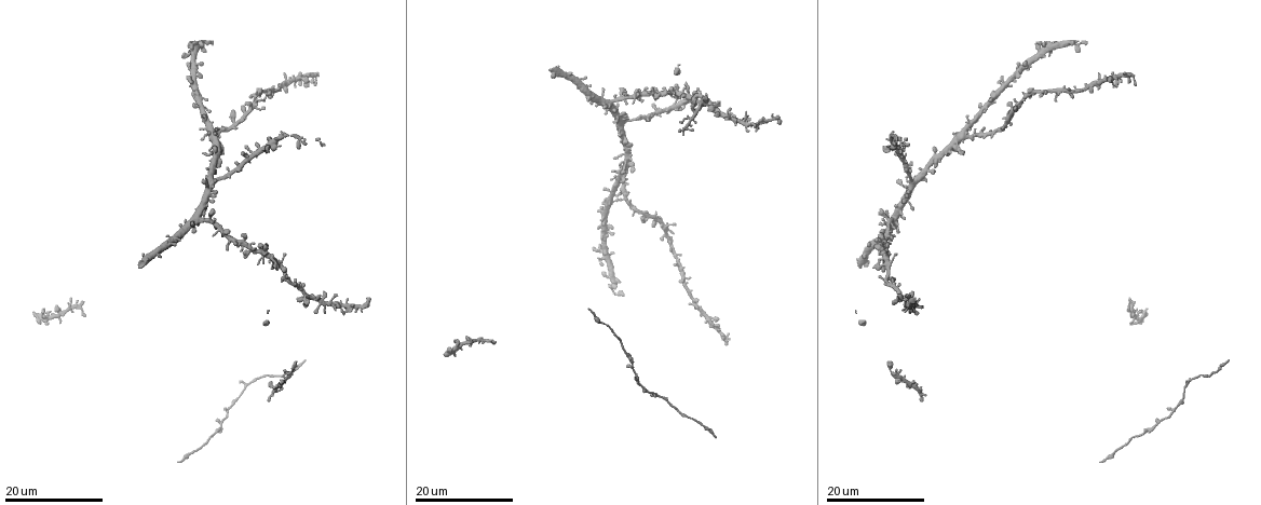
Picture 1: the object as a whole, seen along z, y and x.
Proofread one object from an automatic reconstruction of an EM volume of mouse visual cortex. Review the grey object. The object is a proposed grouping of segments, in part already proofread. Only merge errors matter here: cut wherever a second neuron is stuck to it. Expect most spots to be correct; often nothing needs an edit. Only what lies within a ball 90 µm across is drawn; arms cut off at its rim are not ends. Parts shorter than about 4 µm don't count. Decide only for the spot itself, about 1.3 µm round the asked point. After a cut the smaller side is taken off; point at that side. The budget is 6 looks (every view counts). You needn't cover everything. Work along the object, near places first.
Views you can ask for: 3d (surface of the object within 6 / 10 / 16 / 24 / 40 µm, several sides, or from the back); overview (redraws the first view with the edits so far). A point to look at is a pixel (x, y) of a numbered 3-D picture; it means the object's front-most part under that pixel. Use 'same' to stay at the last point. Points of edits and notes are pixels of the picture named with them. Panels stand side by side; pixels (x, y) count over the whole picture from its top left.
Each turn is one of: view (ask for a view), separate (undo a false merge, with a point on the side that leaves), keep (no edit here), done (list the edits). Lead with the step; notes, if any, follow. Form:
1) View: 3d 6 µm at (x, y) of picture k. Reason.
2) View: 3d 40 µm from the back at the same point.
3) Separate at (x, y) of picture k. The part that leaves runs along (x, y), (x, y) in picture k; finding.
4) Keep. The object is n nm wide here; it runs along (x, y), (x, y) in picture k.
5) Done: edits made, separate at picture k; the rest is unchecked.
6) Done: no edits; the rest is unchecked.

View: 3d 24 µm at (318, 304) of picture 1.

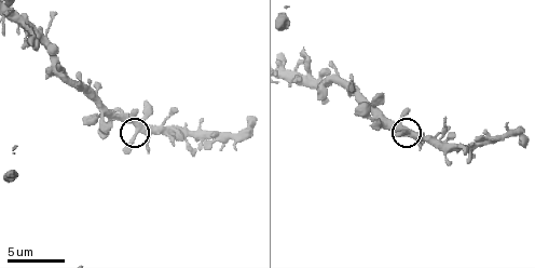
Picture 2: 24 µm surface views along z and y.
View: 3d 10 µm at (138, 131) of picture 2.

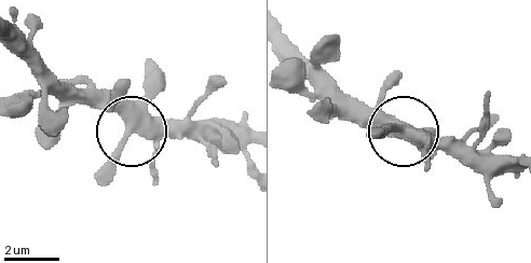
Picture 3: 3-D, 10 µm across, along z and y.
Keep. It runs along (15, 54), (33, 56), (131, 127), (198, 129) in picture 3; all the same neuron.

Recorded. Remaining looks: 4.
View: 3d 24 µm at (229, 406) of picture 1. Calibre changes.

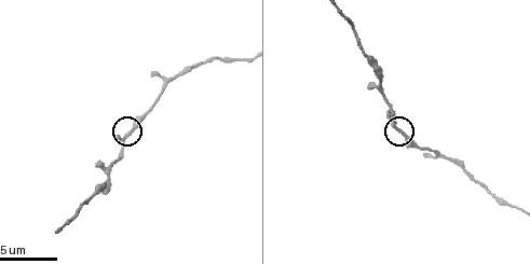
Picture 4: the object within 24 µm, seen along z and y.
View: 3d 6 µm at (400, 129) of picture 4.

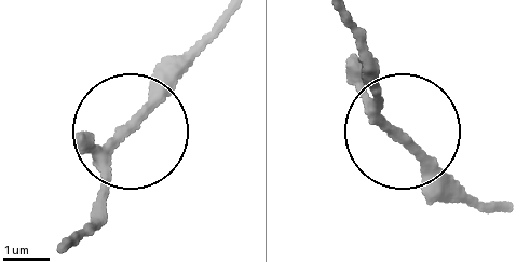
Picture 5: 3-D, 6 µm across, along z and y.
Keep. 3 arms meet here; it runs along (350, 22), (374, 102), (474, 203) in picture 5; all the same neuron.

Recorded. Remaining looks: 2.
View: 3d 6 µm at (111, 166) of picture 4. Side arm on a straight run.

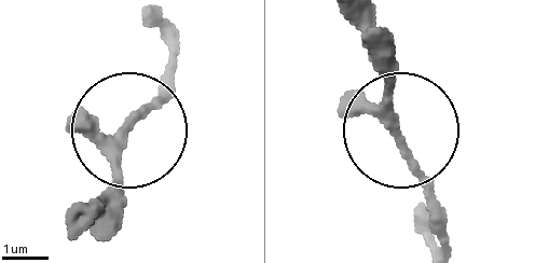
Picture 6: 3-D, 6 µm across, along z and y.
View: 3d 6 µm from the back at (395, 130) of picture 6.

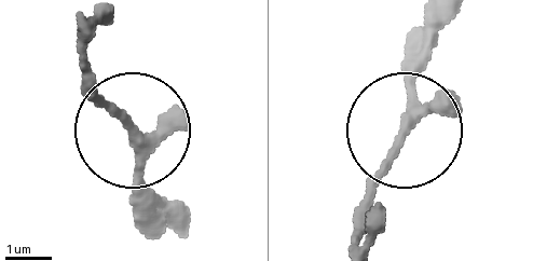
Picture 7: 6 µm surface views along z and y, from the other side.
Keep. The object is 200 nm wide here; one neuron here.

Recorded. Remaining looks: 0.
Done: no edits; the rest is unchecked.

